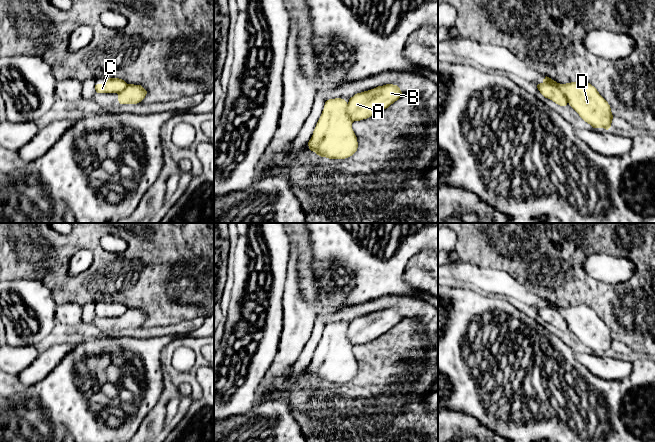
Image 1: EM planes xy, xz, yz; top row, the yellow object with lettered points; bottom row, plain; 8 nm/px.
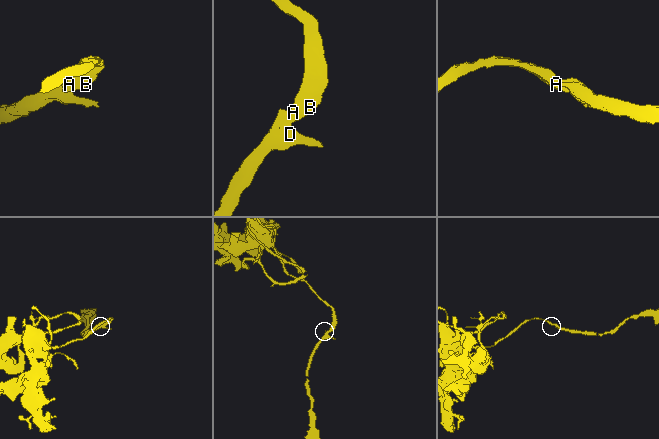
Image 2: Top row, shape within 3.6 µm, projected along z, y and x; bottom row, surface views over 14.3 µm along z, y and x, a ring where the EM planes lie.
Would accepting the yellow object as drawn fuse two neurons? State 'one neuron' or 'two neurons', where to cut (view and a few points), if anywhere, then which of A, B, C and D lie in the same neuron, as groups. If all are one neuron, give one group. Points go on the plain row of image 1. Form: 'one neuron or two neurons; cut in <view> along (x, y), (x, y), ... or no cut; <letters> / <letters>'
two neurons; cut in yz along (543, 305), (553, 307), (568, 326); A B / C D

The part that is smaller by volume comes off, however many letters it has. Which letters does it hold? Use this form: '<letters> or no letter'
C, D

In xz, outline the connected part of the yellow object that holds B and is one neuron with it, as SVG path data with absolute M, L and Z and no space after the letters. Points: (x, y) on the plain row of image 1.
M386 308L355 318L349 323L347 337L352 346L367 343L388 332L402 319L397 309Z

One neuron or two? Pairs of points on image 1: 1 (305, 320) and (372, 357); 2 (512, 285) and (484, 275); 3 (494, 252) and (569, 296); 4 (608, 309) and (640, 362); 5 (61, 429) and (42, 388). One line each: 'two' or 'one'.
1: two
2: one
3: one
4: two
5: one

